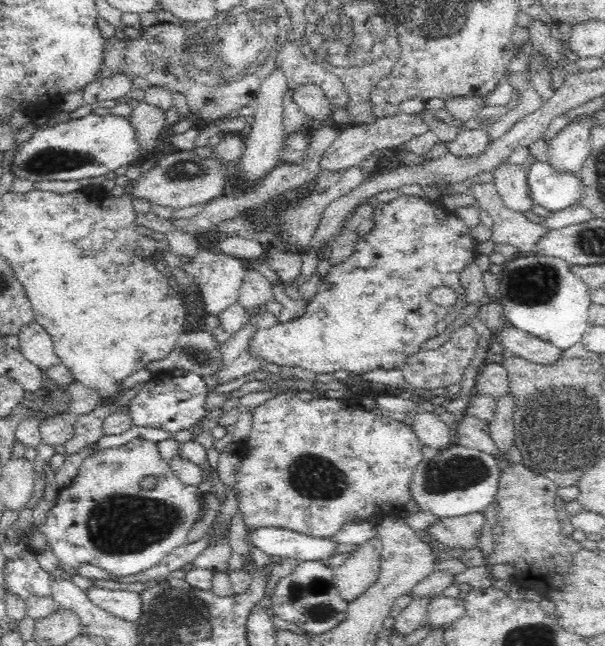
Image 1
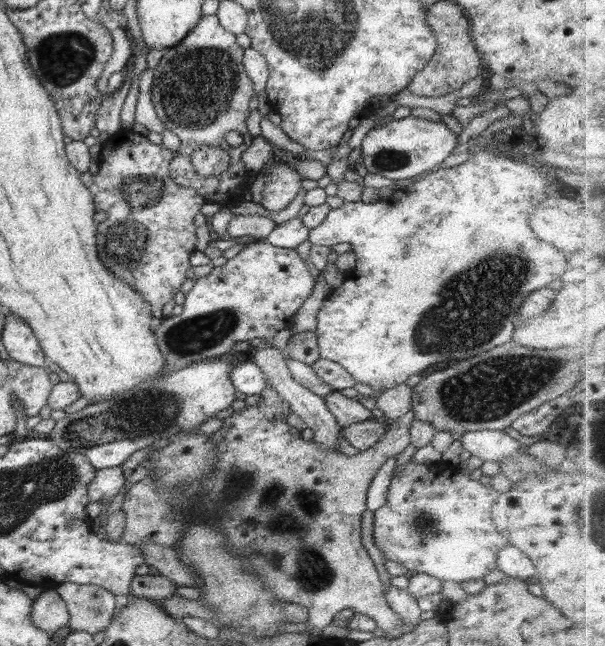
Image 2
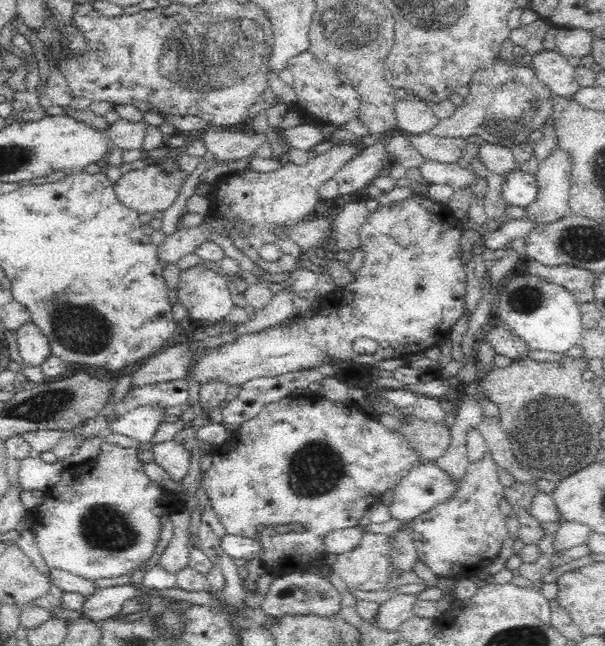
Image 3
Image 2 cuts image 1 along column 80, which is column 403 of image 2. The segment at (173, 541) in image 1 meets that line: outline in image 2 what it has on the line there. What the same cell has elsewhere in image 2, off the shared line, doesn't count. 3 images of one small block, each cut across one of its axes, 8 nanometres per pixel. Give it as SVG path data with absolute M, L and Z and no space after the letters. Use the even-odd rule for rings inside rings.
M408 462L396 468L385 503L374 513L374 544L387 560L400 562L438 580L478 580L497 568L498 552L508 546L495 529L490 507L501 494L490 485L472 480L462 472L433 474L432 466Z

